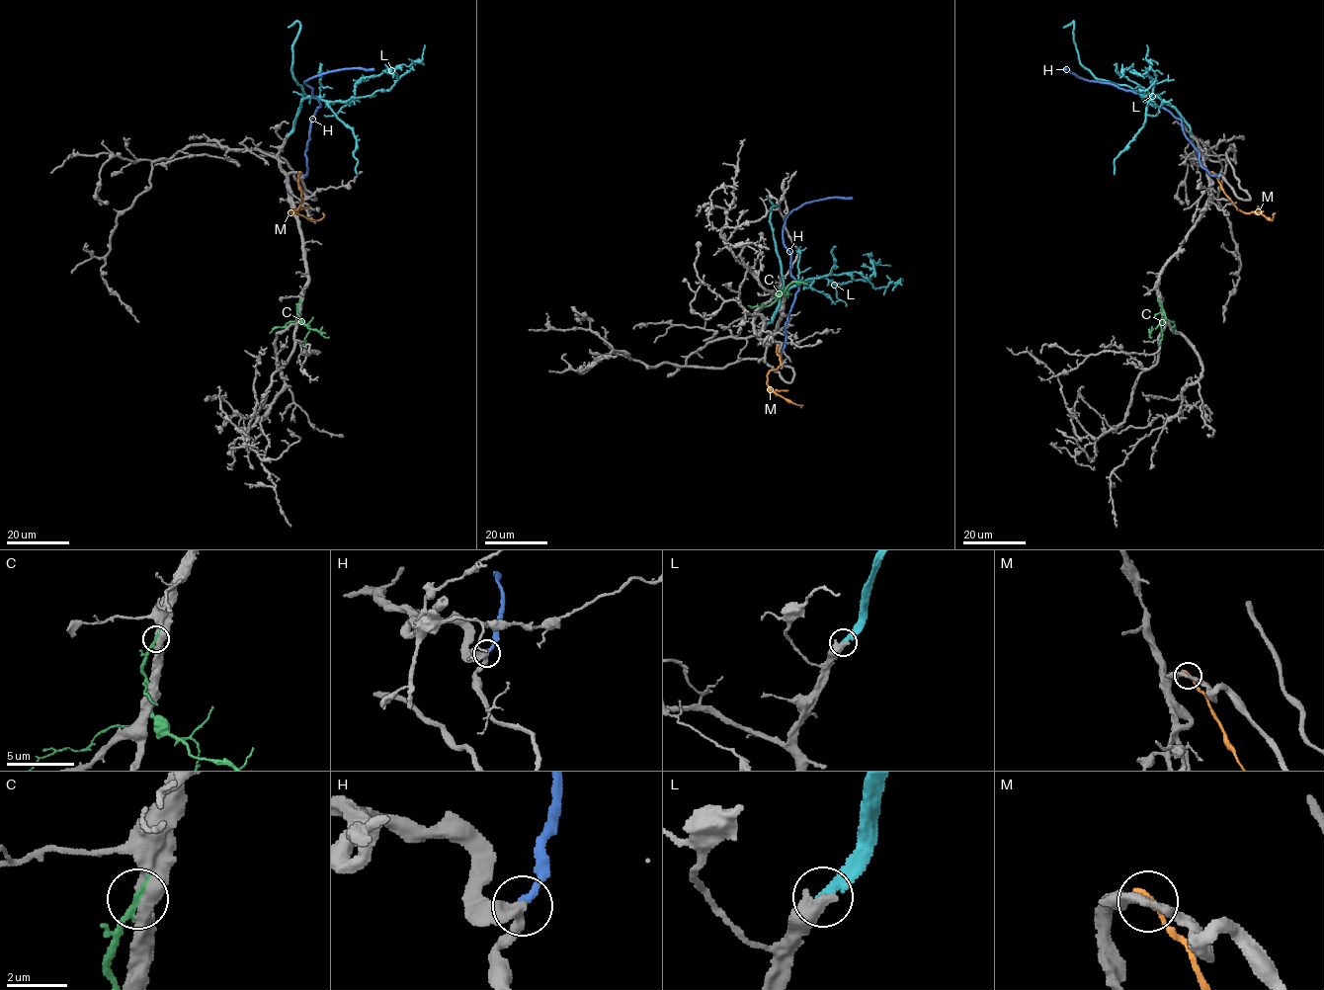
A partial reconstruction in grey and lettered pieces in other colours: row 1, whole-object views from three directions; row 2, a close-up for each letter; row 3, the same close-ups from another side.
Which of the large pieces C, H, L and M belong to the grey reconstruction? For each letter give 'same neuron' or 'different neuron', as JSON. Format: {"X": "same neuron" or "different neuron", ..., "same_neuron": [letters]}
{"C": "different neuron", "H": "different neuron", "L": "same neuron", "M": "different neuron", "same_neuron": ["L"]}

